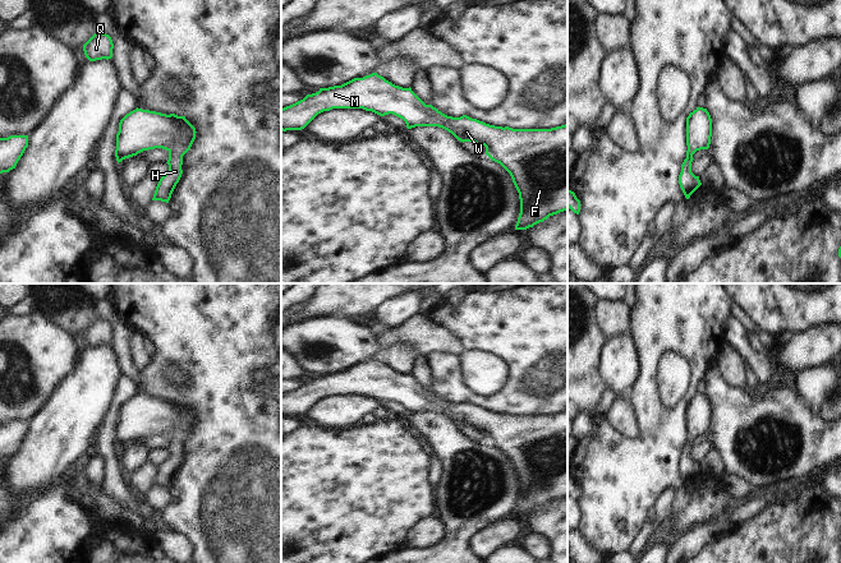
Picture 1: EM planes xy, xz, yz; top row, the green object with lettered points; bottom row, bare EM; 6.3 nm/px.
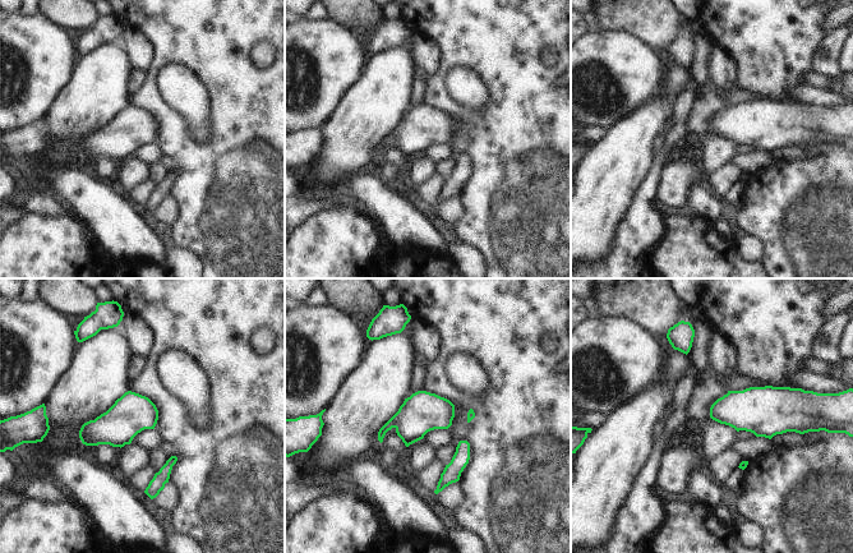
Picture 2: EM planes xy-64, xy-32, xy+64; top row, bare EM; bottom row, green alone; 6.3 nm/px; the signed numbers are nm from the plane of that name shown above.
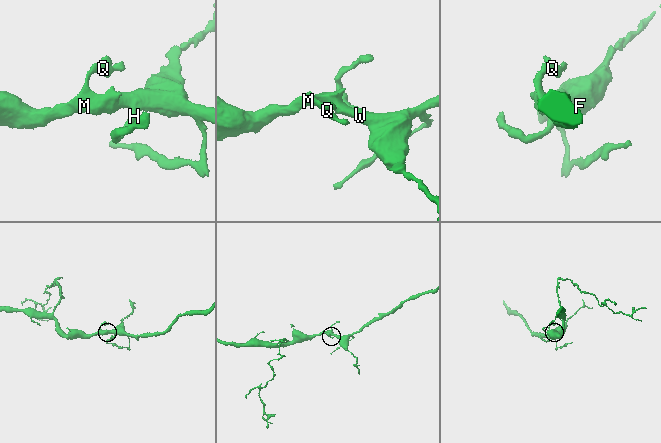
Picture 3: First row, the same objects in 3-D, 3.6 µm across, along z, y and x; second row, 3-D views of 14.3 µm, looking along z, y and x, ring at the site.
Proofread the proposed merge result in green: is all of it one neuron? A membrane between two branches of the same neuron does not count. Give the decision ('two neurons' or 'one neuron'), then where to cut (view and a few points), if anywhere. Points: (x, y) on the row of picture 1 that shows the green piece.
one neuron | no cut

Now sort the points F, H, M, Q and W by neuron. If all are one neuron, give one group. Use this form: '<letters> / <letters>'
F H M Q W

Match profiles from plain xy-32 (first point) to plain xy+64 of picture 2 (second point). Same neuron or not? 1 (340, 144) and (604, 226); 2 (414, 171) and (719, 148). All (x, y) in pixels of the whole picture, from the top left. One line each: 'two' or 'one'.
1: one
2: one

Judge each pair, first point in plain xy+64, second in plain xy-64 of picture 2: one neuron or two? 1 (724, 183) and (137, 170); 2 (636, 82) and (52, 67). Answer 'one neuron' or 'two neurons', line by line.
1: two neurons
2: one neuron

